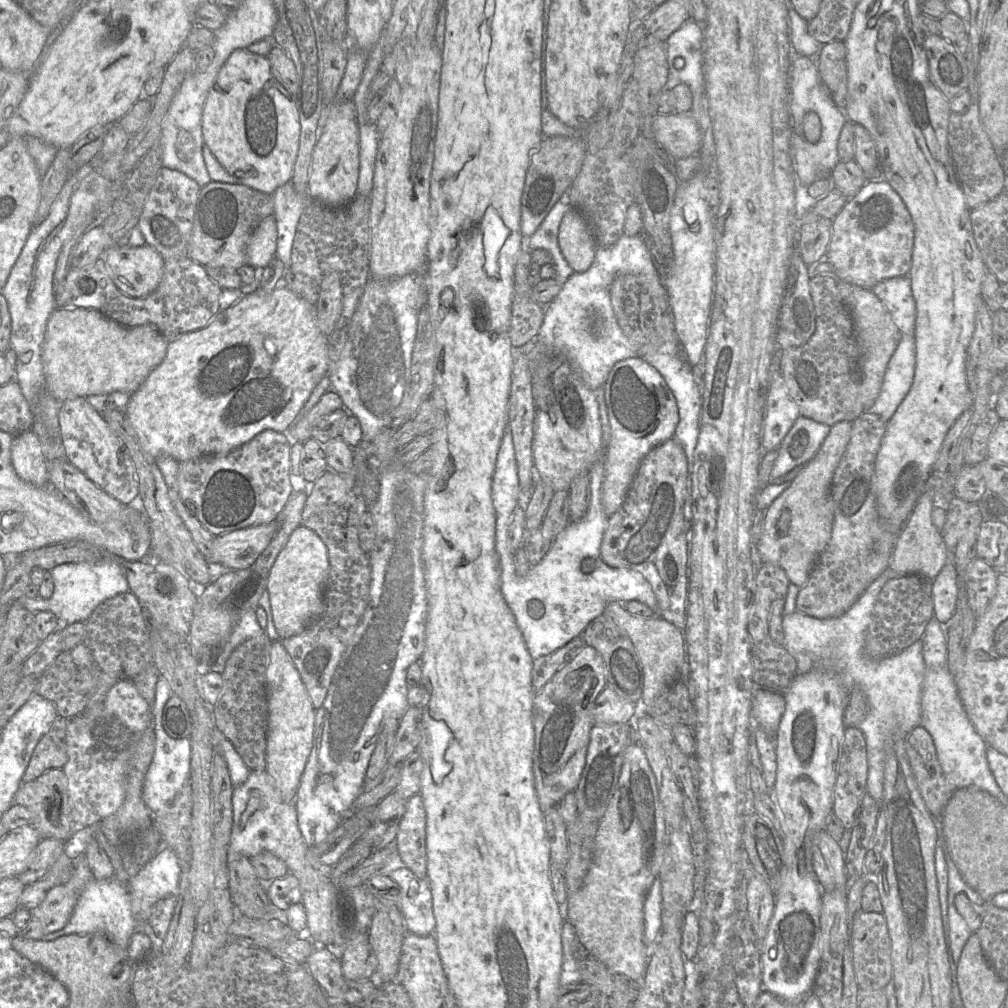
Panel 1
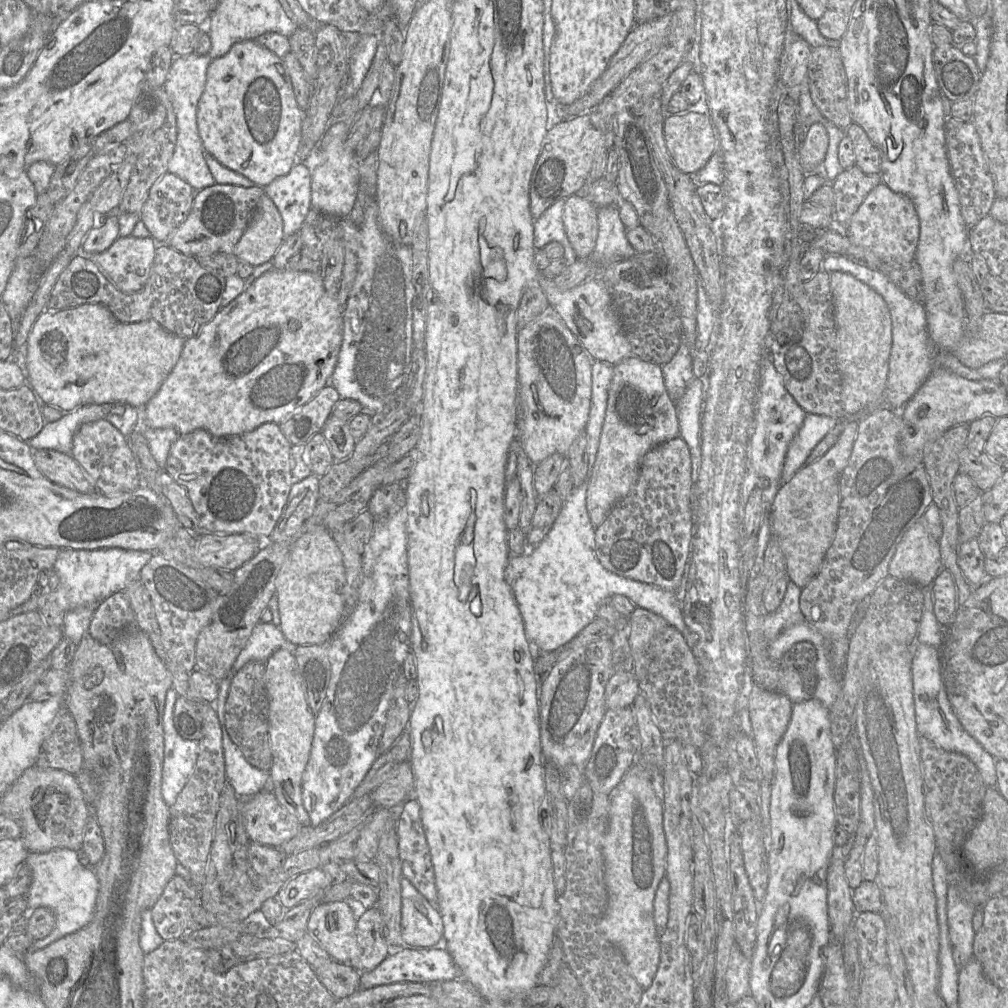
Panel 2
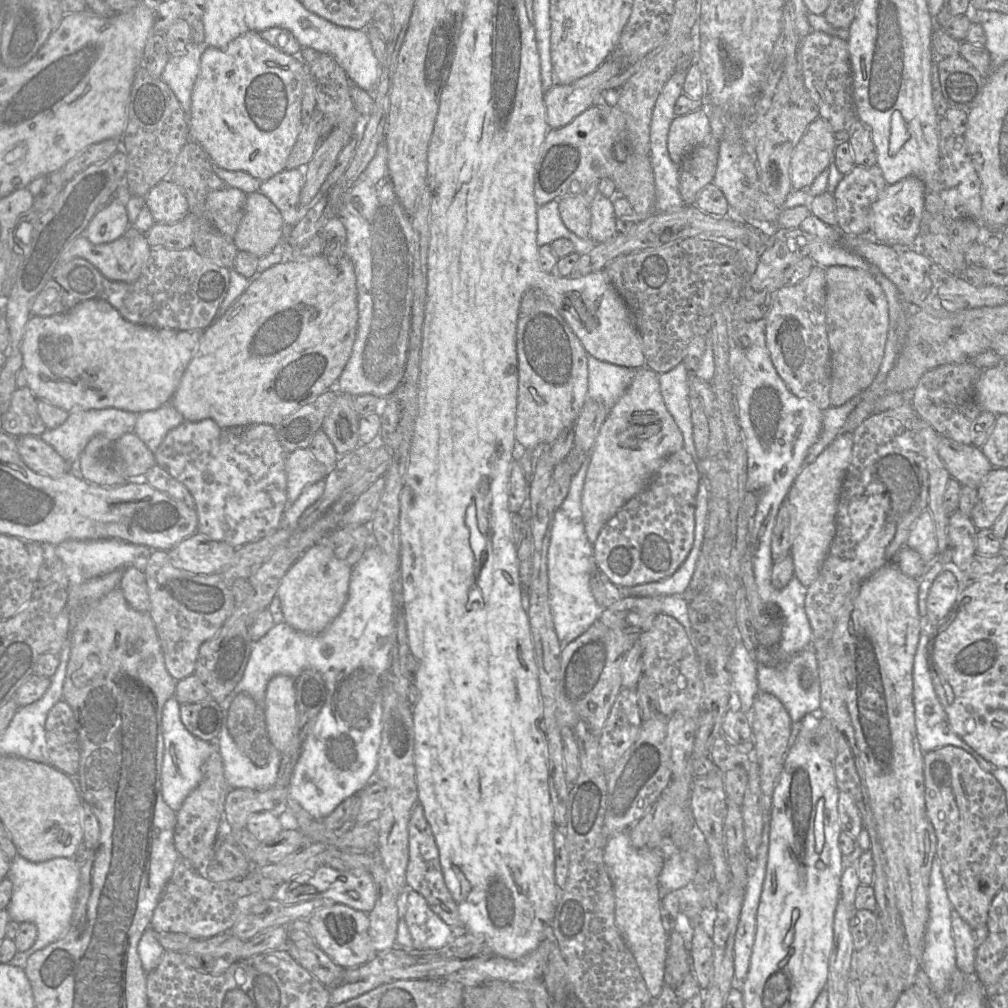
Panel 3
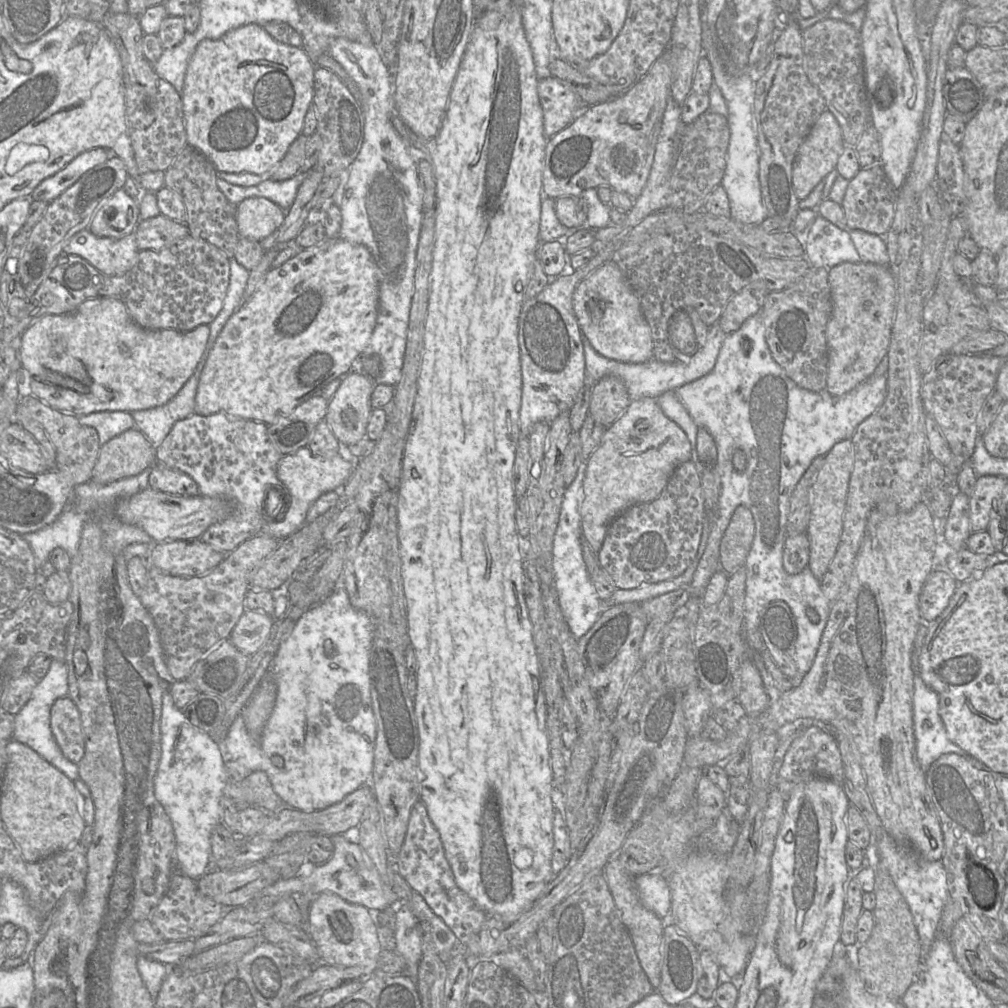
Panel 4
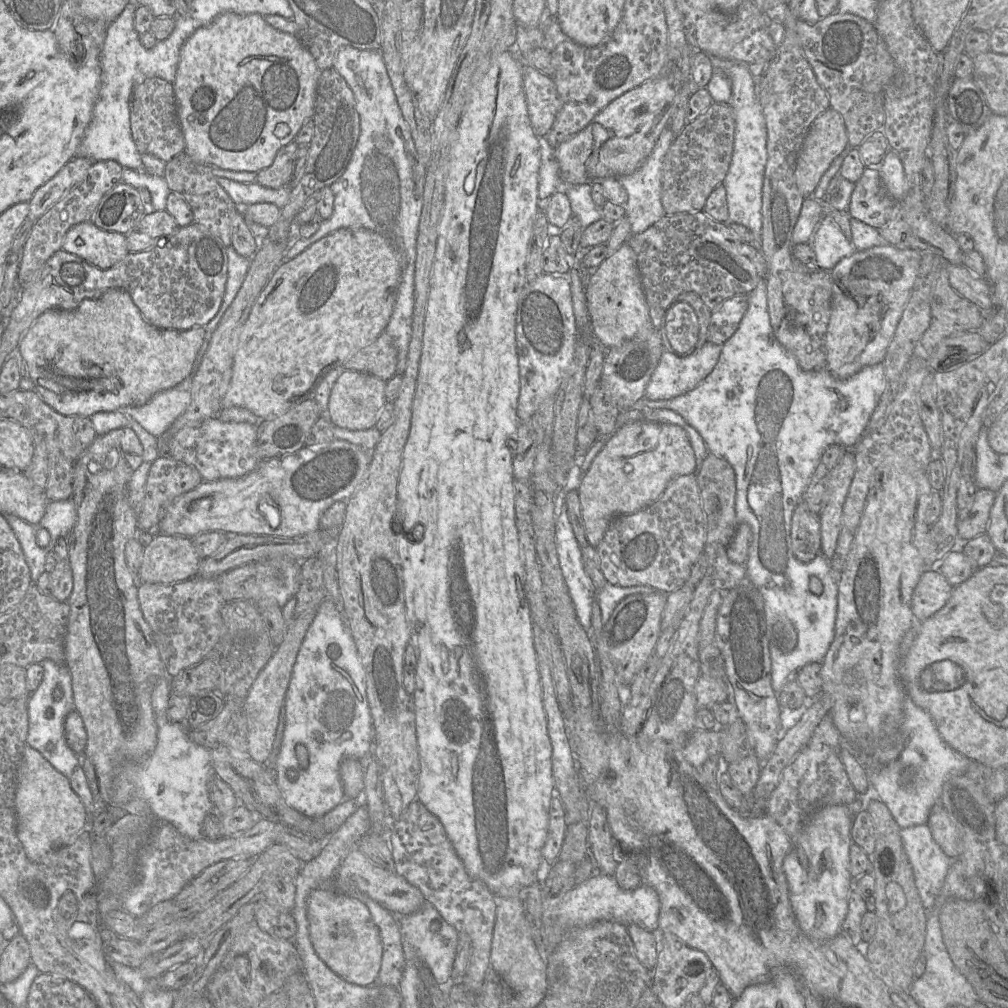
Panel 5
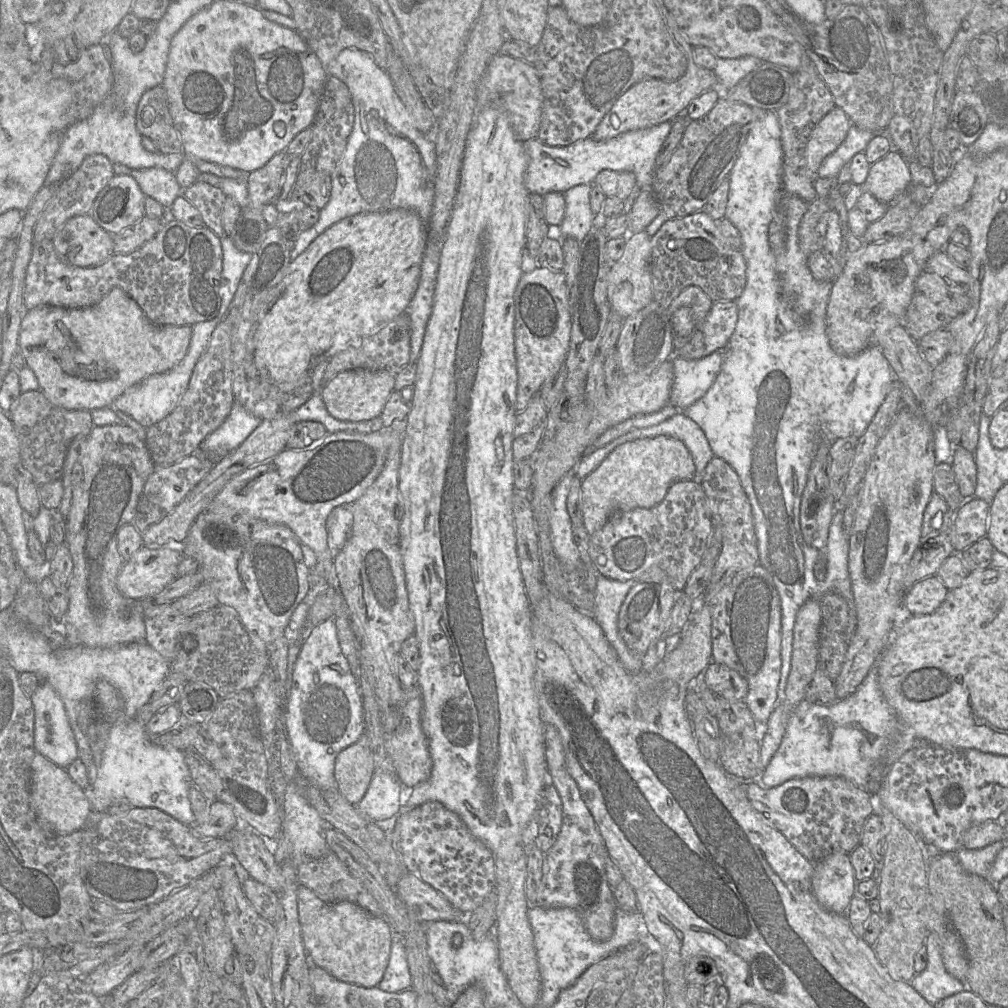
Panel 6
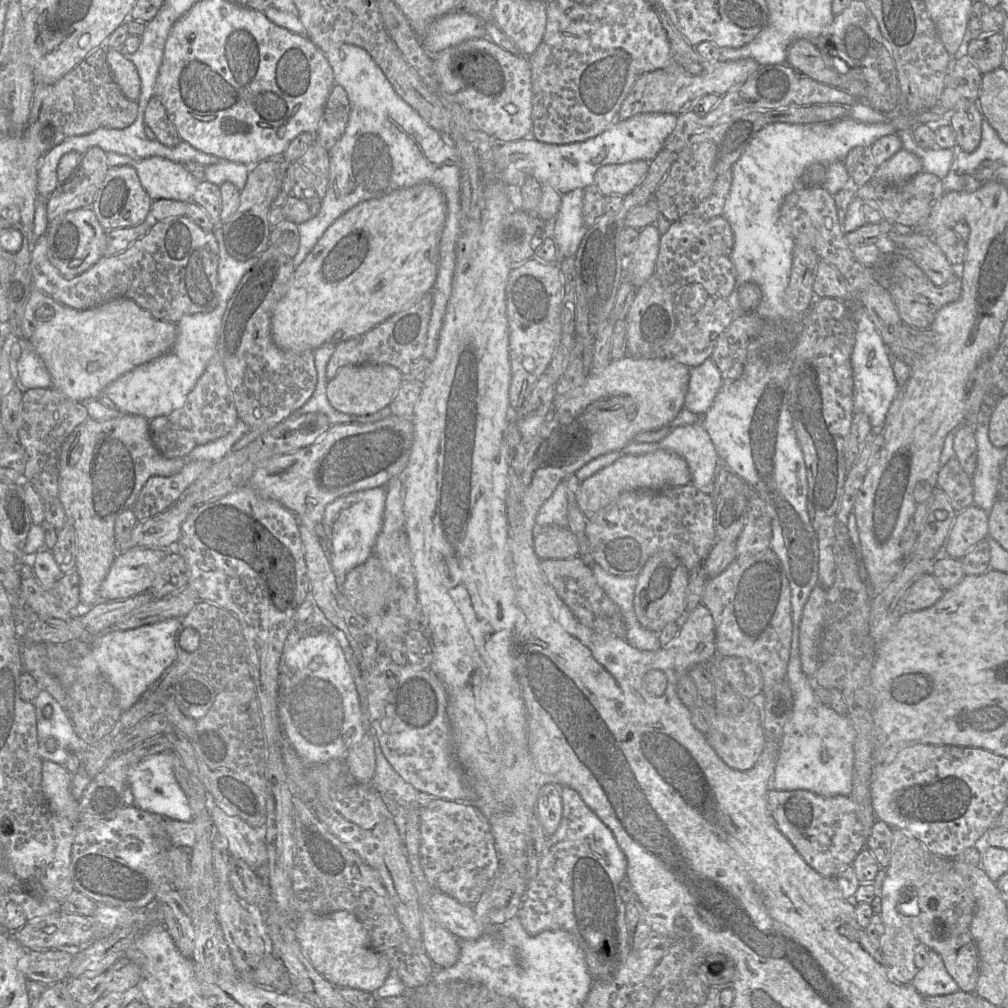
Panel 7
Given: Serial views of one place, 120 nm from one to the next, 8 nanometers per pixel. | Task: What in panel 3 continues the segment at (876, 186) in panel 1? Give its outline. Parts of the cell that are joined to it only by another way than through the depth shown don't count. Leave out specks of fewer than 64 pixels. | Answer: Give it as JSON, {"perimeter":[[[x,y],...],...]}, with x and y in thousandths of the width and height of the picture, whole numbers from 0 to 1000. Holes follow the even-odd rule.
{"perimeter":[[[901,175],[886,184],[880,184],[865,202],[862,211],[862,229],[865,235],[884,244],[910,245],[918,208],[918,182],[909,175]]]}

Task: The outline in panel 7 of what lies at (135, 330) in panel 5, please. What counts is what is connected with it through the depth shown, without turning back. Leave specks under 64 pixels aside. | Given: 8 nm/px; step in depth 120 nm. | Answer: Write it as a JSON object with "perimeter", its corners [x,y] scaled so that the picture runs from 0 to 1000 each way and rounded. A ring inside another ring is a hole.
{"perimeter":[[[32,286],[23,313],[23,337],[28,338],[44,359],[52,384],[76,399],[96,396],[112,378],[131,366],[167,349],[176,334],[175,320],[157,317],[134,299],[116,295],[85,308],[61,302]]]}

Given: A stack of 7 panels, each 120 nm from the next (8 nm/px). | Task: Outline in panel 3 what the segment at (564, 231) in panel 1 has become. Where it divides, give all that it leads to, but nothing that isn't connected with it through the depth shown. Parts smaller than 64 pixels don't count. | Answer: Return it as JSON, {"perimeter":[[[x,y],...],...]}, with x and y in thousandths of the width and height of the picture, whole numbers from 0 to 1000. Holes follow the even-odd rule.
{"perimeter":[[[566,192],[555,197],[555,211],[562,226],[574,236],[584,236],[586,209],[576,192]]]}

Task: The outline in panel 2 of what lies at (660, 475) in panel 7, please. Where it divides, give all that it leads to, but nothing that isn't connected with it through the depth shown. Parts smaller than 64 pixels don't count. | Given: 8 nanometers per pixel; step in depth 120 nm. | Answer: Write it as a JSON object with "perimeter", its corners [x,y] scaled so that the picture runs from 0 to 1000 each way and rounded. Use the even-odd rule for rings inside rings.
{"perimeter":[[[630,352],[617,357],[608,364],[601,413],[581,490],[582,507],[590,524],[600,517],[609,501],[626,488],[632,478],[635,460],[641,449],[649,442],[674,433],[671,401],[665,396],[661,387],[657,364],[638,358]]]}

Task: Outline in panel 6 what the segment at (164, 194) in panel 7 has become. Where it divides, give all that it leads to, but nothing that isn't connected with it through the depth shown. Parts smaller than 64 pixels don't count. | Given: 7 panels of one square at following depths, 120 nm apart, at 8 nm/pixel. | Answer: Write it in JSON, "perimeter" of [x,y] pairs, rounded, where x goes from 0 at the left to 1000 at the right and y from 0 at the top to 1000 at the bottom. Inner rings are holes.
{"perimeter":[[[112,162],[114,174],[132,176],[145,194],[153,196],[167,208],[176,194],[181,192],[175,174],[172,170],[161,166],[146,168],[130,168],[118,162]]]}

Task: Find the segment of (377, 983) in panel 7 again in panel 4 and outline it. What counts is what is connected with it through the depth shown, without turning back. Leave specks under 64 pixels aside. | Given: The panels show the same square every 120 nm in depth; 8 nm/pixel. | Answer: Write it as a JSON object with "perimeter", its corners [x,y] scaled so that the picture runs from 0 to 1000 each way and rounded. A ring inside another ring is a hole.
{"perimeter":[[[318,886],[311,891],[307,916],[318,955],[339,959],[373,956],[378,944],[374,918],[370,907],[361,899],[346,896],[331,886]]]}

